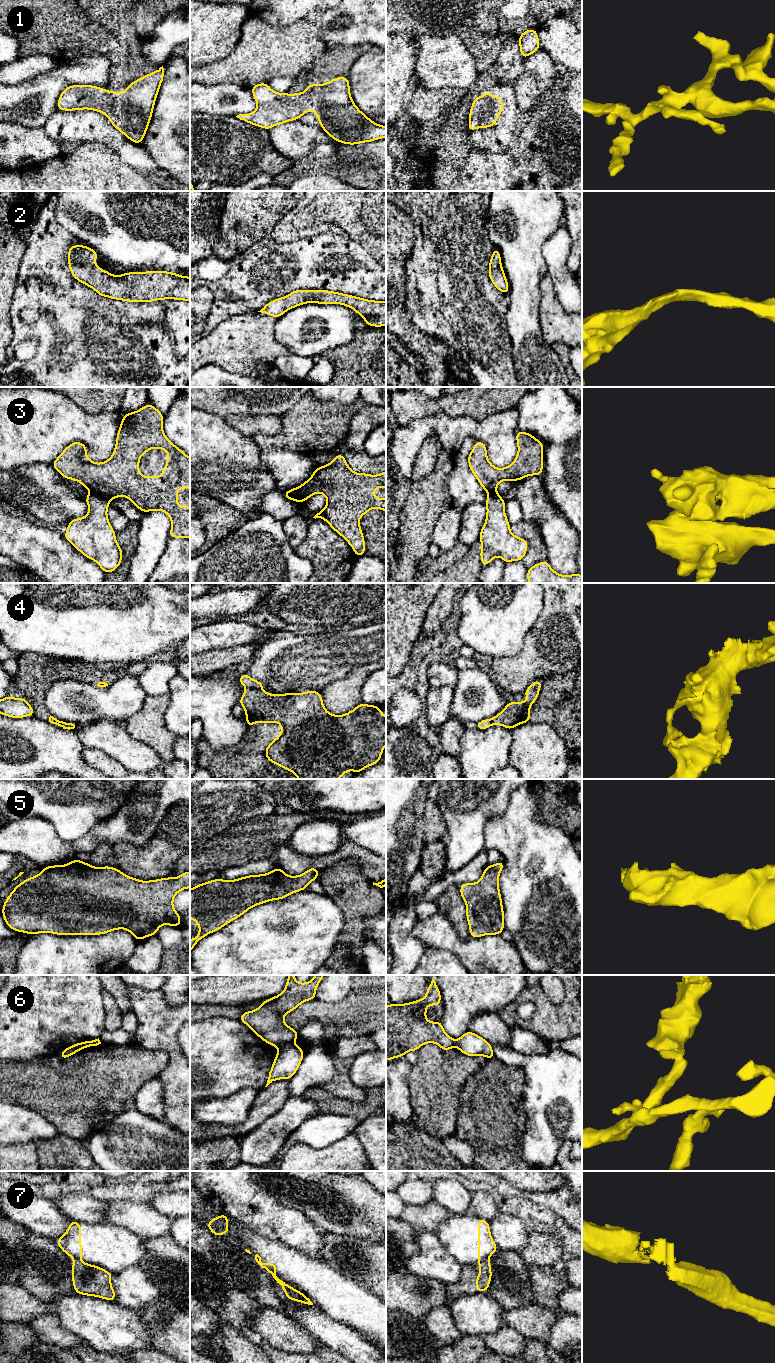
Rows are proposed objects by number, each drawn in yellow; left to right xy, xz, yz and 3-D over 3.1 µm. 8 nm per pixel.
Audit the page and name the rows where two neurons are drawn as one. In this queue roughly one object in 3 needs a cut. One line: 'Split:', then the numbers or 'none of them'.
Split: 3, 4, 6, 7

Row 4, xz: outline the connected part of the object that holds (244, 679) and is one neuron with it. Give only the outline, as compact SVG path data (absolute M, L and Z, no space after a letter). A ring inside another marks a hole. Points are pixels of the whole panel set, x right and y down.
M247 673L242 674L239 677L238 682L250 689L262 689L264 687L263 683L251 678Z

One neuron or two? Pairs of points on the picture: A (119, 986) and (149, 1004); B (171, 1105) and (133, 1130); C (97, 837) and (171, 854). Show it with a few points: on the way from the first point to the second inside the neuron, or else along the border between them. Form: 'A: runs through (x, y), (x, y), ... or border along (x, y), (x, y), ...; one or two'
A: border along (125, 985), (132, 1009); two
B: border along (163, 1119), (179, 1131); two
C: border along (144, 842), (141, 845), (115, 843), (112, 846); two

